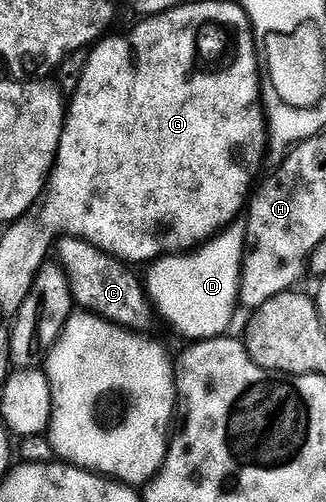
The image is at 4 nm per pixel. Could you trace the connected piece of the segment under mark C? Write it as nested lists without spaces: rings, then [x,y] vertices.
[[[61,237],[54,246],[54,258],[61,269],[64,270],[65,278],[69,284],[69,292],[72,294],[73,303],[77,307],[83,308],[89,314],[96,314],[108,322],[115,322],[118,326],[123,326],[129,330],[137,332],[147,331],[147,326],[154,321],[154,309],[149,301],[149,297],[142,285],[141,279],[135,278],[131,274],[129,267],[120,259],[107,254],[105,250],[100,250],[97,246],[92,246],[89,242],[83,242],[80,238]]]

